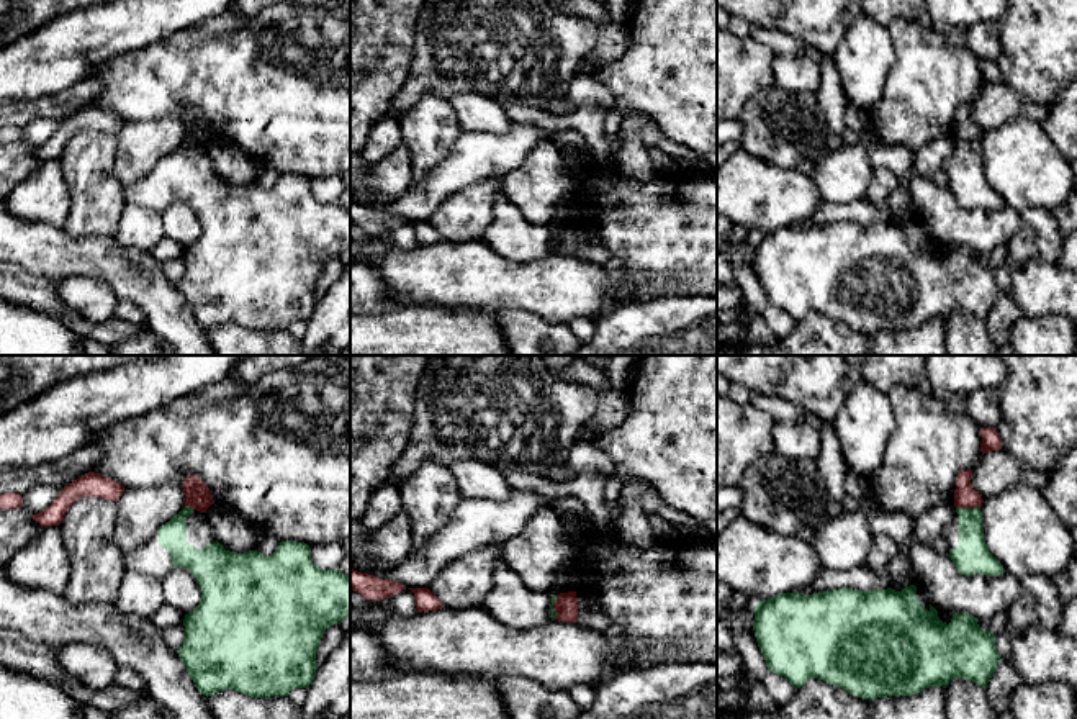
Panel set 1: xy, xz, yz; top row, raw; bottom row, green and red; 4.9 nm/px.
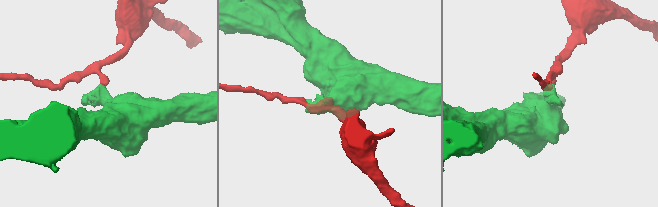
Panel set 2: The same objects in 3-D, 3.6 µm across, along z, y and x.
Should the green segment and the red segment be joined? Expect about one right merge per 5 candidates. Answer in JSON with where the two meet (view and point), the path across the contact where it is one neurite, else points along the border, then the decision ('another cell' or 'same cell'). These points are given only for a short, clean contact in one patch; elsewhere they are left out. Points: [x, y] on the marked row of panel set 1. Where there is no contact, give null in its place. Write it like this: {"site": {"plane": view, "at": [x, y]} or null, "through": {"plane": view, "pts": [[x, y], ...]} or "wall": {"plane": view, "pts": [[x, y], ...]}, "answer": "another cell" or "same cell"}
{"site": {"plane": "yz", "at": [969, 508]}, "wall": {"plane": "yz", "pts": [[956, 506], [979, 508]]}, "answer": "another cell"}

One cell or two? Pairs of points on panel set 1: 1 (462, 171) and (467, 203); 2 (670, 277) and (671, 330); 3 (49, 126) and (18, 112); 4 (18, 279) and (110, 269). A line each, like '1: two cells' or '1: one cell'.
1: two cells
2: two cells
3: two cells
4: two cells

